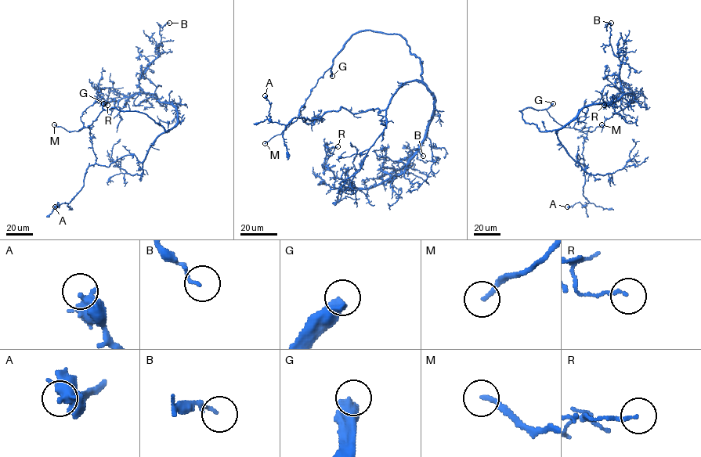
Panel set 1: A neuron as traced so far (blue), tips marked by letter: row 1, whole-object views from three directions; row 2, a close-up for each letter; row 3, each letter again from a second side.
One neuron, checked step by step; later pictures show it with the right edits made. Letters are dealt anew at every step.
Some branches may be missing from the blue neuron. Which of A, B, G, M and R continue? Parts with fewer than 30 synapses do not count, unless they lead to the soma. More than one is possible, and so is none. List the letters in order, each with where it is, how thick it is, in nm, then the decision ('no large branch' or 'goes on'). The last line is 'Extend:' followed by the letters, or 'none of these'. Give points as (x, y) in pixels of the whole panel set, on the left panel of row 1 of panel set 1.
A: place (55, 206); calibre 360 nm; no large branch
B: place (169, 23); calibre 110 nm; no large branch
G: place (103, 103); calibre 550 nm; goes on
M: place (54, 124); calibre 160 nm; goes on
R: place (107, 105); calibre 120 nm; no large branch
Extend: G, M

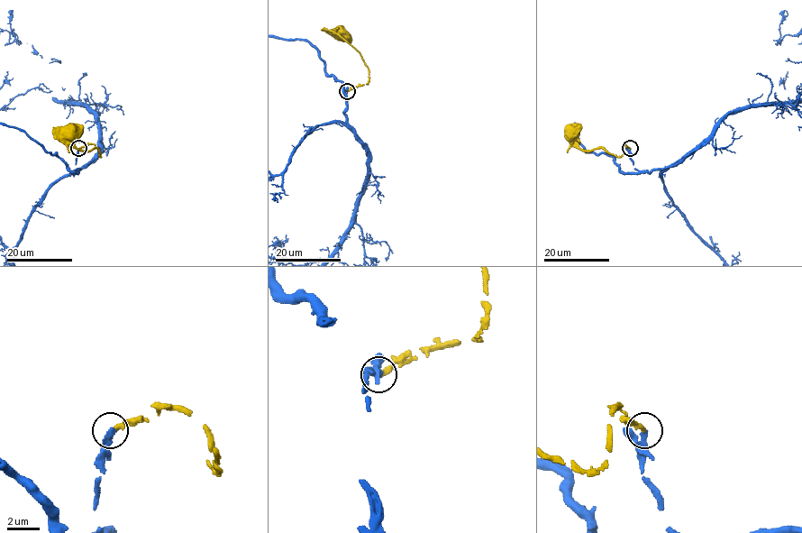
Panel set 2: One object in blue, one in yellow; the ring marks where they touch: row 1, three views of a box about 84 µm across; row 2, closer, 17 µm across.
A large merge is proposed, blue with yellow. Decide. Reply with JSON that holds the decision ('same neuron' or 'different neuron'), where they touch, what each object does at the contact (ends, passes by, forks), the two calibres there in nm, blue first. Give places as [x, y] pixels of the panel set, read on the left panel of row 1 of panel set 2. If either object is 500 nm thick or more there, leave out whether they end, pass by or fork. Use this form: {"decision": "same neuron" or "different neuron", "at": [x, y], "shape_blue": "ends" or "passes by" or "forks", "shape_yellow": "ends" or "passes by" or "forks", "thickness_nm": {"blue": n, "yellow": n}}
{"decision": "same neuron", "at": [78, 148], "shape_blue": "passes by", "shape_yellow": "ends", "thickness_nm": {"blue": 280, "yellow": 300}}

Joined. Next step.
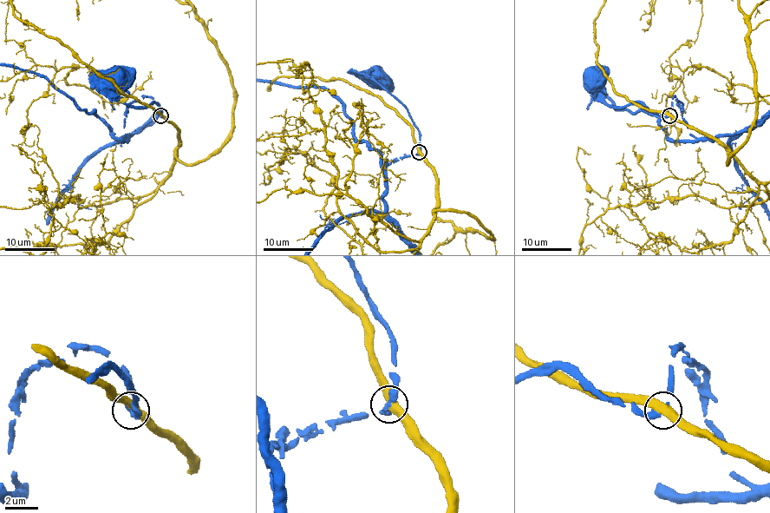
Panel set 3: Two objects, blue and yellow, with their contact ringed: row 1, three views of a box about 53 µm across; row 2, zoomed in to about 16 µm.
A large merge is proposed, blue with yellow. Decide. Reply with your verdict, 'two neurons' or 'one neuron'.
two neurons

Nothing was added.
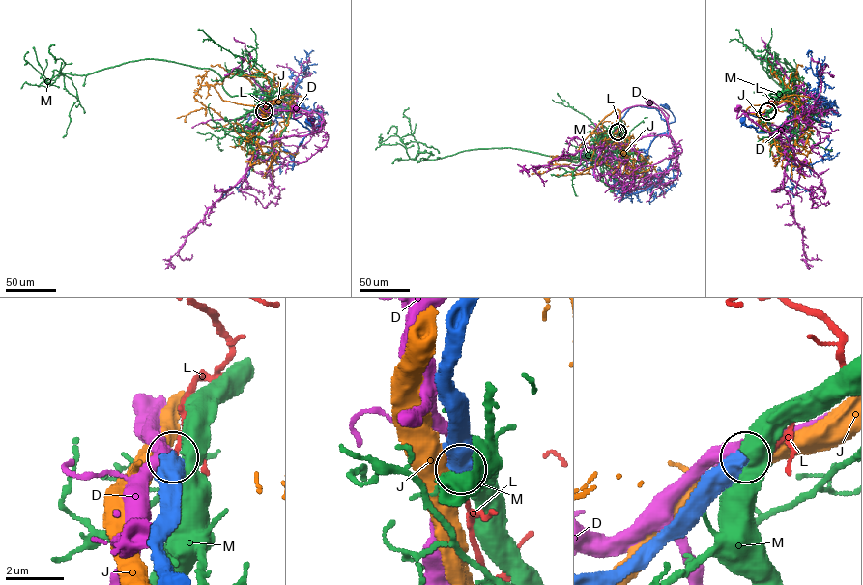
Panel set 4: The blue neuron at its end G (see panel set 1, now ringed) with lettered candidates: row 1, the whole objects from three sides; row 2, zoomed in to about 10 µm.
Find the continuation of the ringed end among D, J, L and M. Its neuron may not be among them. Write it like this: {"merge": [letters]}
{"merge": []}

